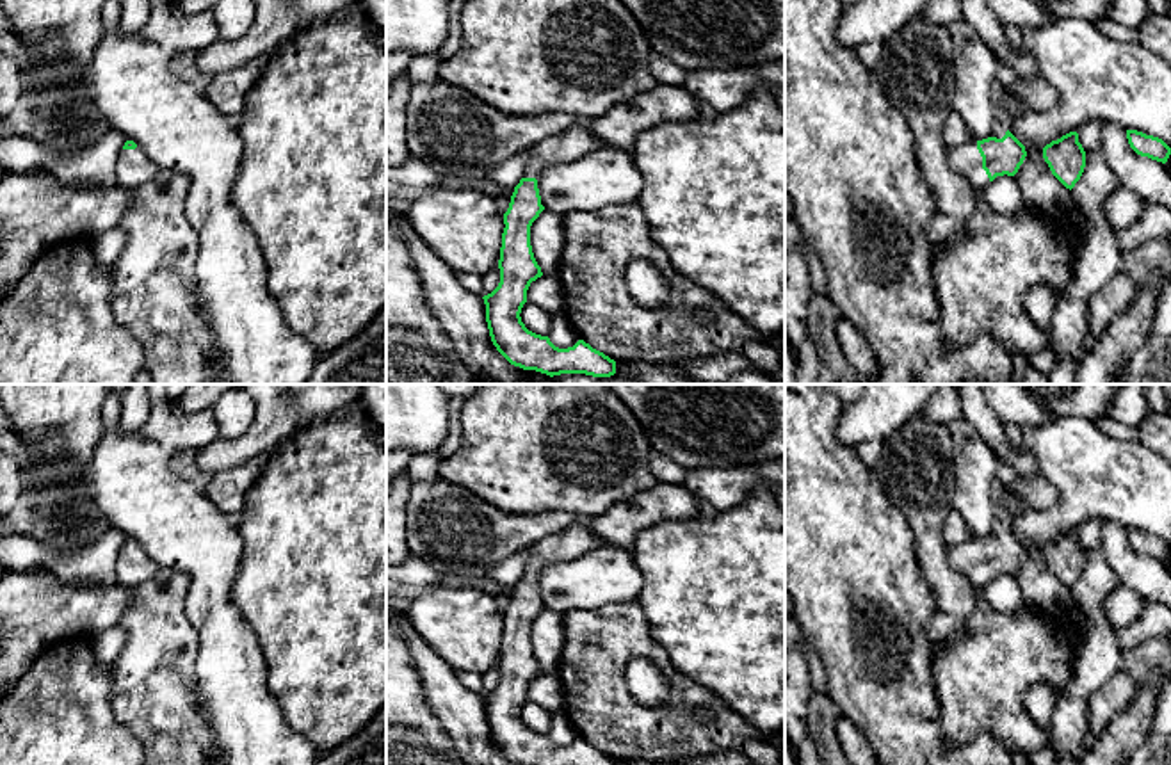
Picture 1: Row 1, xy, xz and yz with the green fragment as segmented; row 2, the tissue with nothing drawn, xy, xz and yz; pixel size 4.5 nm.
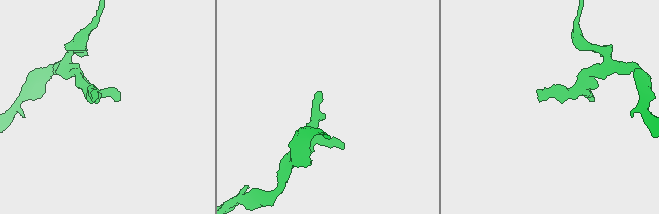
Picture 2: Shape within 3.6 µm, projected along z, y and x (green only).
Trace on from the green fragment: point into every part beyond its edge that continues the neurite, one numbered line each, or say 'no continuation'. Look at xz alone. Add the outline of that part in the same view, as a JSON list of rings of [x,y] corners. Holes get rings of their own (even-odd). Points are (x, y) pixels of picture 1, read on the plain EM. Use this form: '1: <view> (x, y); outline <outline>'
1: xz (577, 539); outline [[[580,519],[577,525],[566,528],[564,532],[553,534],[548,539],[534,544],[523,576],[537,578],[546,566],[559,560],[569,560],[598,546],[603,546],[603,543],[591,532],[587,521]]]

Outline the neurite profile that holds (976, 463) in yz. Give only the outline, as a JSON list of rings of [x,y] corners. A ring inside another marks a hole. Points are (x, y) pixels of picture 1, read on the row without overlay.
[[[956,418],[947,427],[954,443],[952,509],[963,516],[973,539],[988,537],[998,514],[995,502],[998,457],[966,418]]]

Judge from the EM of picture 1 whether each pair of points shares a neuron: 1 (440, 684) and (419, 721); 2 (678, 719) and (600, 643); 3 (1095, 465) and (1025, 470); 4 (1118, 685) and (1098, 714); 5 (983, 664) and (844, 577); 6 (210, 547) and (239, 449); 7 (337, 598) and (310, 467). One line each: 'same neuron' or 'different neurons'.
1: different neurons
2: same neuron
3: different neurons
4: same neuron
5: different neurons
6: different neurons
7: same neuron

